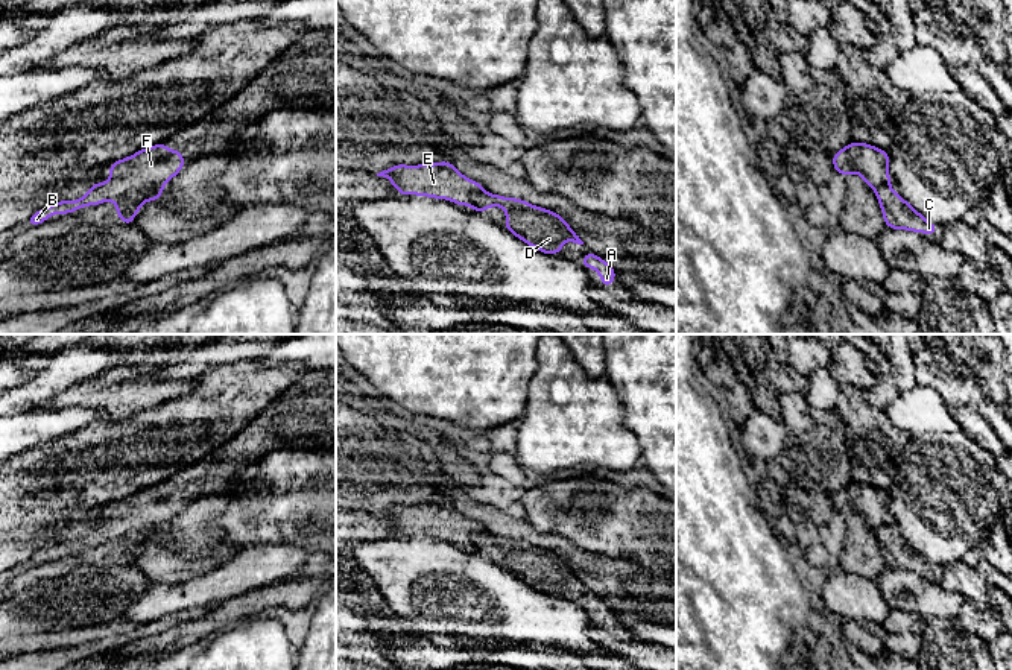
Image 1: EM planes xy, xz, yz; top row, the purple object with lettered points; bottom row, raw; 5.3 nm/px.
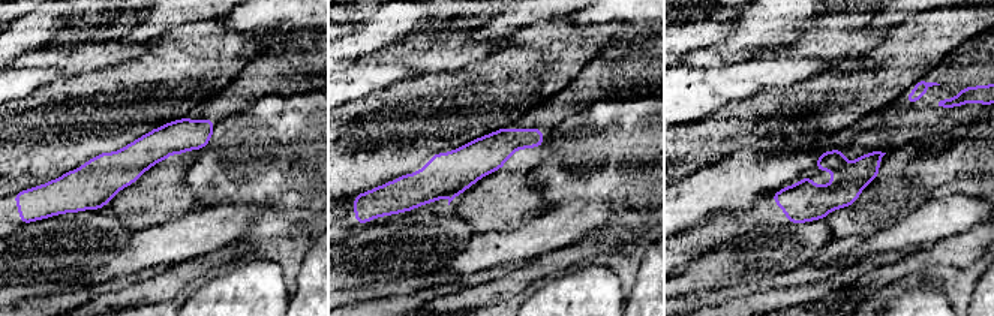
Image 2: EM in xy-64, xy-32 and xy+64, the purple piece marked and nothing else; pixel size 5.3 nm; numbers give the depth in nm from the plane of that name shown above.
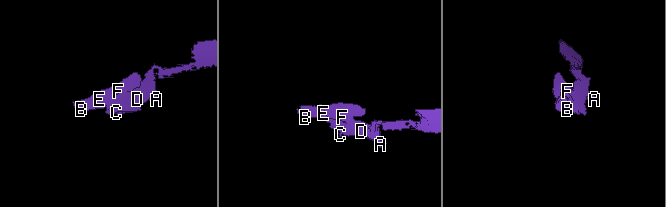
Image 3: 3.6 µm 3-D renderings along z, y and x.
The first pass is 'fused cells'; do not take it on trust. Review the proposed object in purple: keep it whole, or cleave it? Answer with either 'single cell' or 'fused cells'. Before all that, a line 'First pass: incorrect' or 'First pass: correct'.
First pass: incorrect
single cell

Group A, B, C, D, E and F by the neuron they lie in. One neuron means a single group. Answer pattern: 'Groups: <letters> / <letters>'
Groups: A B C D E F

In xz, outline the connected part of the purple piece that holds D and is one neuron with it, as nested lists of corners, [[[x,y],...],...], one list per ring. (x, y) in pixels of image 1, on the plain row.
[[[450,501],[419,506],[397,504],[377,517],[389,518],[401,536],[450,539],[483,555],[489,547],[506,550],[504,568],[529,586],[549,596],[559,594],[565,580],[583,585],[564,558],[523,539],[489,535],[477,521],[456,510]]]

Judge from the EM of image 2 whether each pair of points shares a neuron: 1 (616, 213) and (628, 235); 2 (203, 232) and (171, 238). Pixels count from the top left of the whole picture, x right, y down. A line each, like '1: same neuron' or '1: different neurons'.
1: different neurons
2: same neuron

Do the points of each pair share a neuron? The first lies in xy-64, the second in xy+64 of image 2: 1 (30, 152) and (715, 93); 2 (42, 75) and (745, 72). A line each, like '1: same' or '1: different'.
1: different
2: same

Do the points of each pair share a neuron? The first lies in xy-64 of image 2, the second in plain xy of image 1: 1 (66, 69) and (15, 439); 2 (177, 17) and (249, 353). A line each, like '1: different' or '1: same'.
1: different
2: same

